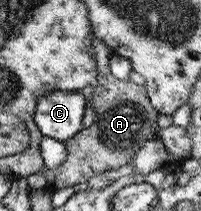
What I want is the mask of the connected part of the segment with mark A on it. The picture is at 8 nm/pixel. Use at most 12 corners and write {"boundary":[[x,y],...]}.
{"boundary":[[95,36],[98,119],[43,169],[54,190],[126,166],[158,138],[145,86],[114,76]]}

